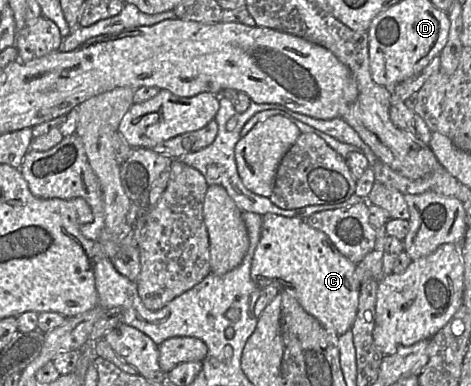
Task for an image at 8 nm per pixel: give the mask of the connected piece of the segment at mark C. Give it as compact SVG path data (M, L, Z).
M275 214L262 216L259 243L251 263L251 279L263 289L272 285L293 295L303 309L317 319L327 330L342 335L350 331L356 319L361 283L355 278L356 264L343 256L326 234L309 226L305 219Z

